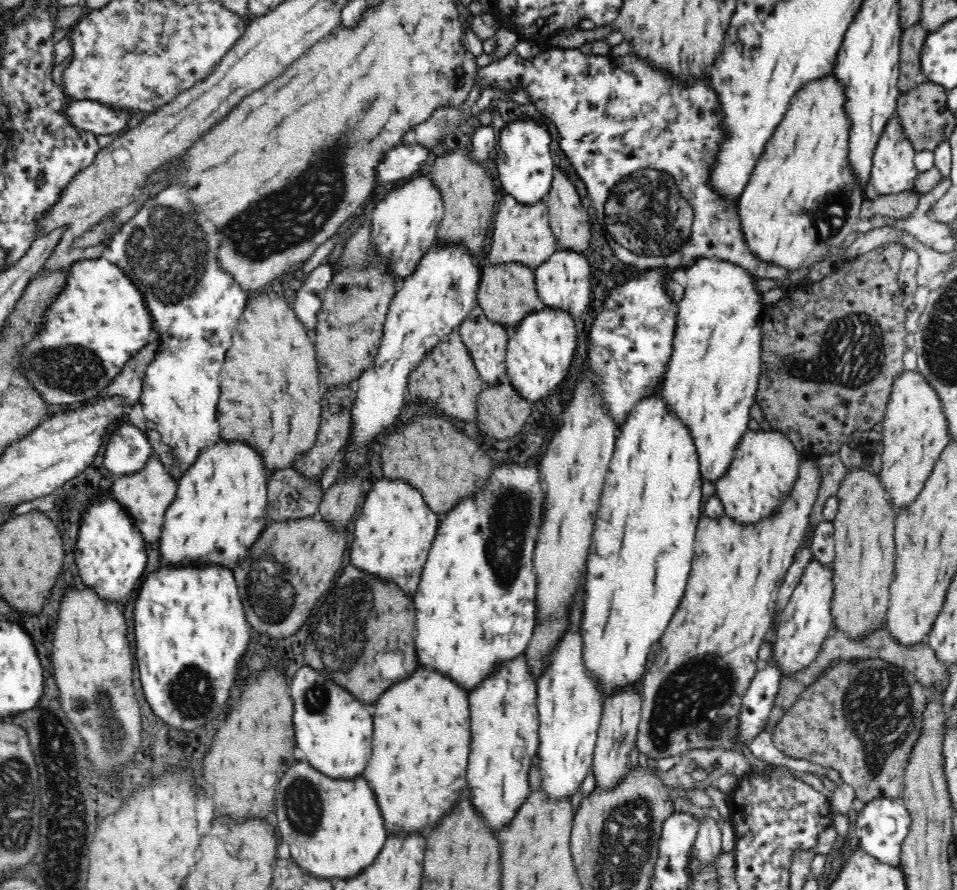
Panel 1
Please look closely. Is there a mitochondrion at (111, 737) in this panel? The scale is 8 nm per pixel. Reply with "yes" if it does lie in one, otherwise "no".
yes

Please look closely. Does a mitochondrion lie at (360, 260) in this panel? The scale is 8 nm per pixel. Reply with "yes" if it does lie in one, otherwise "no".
yes

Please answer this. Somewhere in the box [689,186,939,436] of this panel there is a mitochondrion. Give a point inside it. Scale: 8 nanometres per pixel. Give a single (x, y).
(858, 355)

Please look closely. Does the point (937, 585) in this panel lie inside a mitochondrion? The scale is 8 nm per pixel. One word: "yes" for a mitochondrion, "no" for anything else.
no

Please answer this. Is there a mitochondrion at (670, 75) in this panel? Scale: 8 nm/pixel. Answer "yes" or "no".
no

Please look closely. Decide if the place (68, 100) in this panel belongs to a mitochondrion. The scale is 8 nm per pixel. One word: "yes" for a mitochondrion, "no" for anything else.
no

